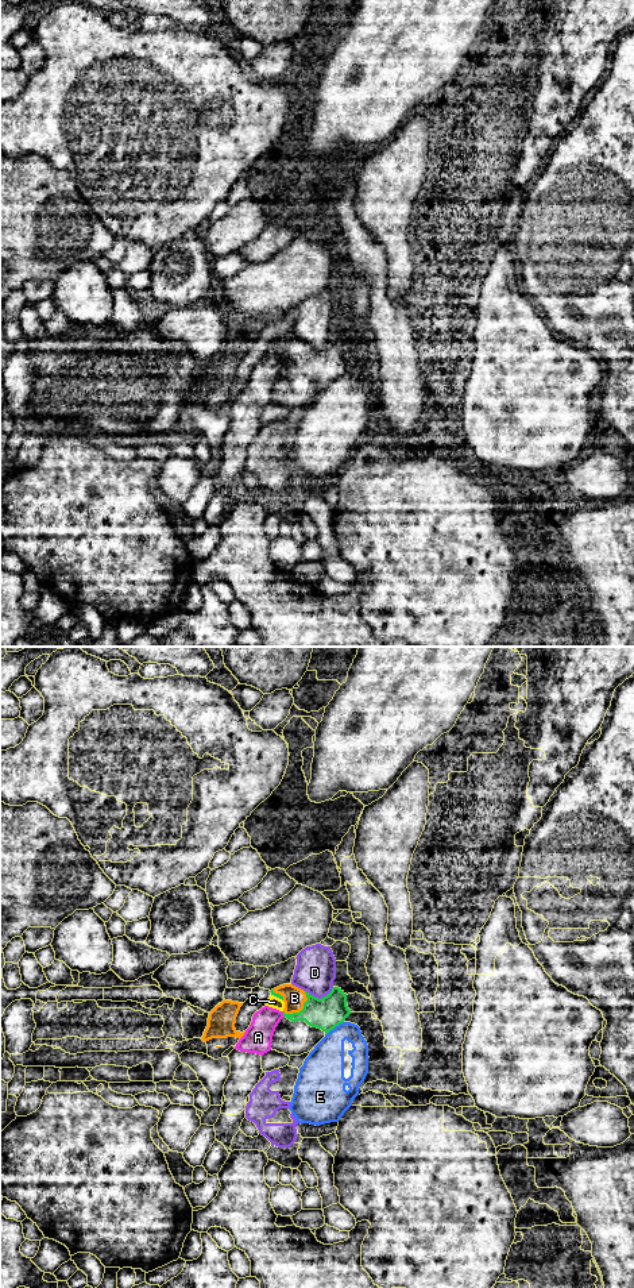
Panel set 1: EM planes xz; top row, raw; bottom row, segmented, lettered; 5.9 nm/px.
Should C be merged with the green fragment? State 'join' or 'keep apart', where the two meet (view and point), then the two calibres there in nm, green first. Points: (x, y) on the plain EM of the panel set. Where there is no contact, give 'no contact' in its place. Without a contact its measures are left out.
keep apart | xz (277, 349) | 20/70 nm

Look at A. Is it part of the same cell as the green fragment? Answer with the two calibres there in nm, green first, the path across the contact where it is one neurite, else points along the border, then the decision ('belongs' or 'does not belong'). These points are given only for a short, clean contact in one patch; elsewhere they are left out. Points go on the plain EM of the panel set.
calibres 190 and 170 nm; border xz (281, 363), (283, 367); does not belong

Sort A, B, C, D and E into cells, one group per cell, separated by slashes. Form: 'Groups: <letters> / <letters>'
Groups: A C / B / D / E

